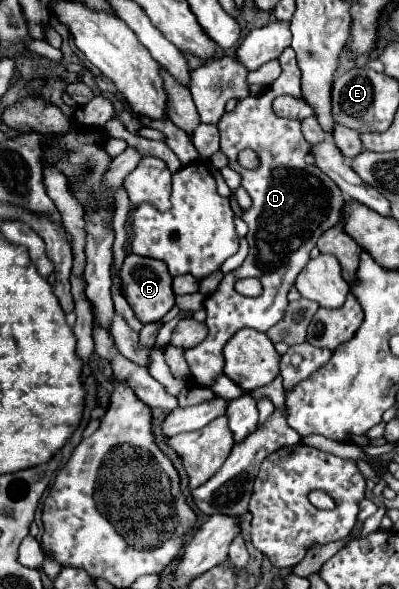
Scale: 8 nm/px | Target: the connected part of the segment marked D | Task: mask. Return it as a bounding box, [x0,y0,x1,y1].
[184,48,344,388]

